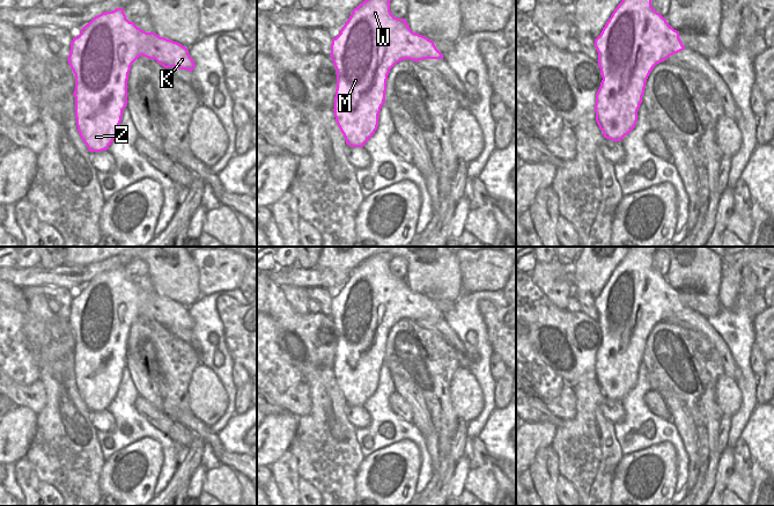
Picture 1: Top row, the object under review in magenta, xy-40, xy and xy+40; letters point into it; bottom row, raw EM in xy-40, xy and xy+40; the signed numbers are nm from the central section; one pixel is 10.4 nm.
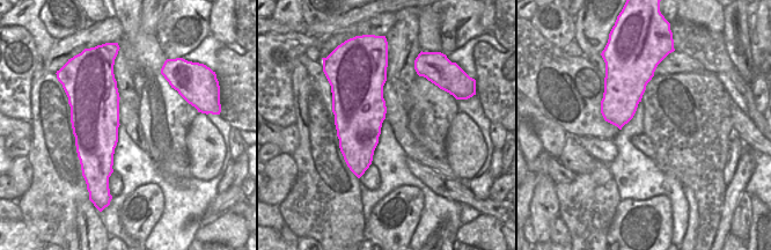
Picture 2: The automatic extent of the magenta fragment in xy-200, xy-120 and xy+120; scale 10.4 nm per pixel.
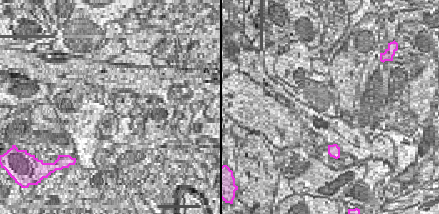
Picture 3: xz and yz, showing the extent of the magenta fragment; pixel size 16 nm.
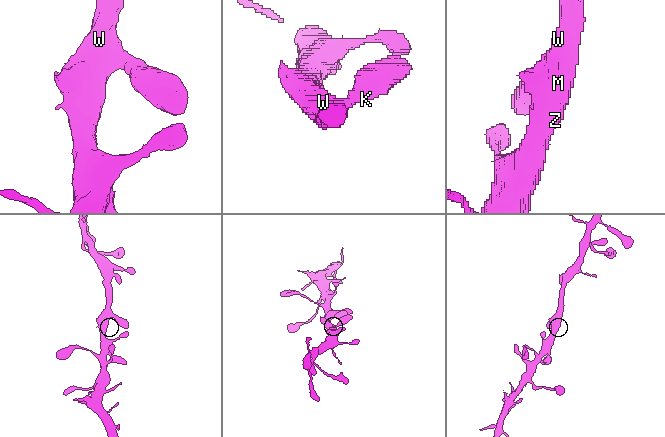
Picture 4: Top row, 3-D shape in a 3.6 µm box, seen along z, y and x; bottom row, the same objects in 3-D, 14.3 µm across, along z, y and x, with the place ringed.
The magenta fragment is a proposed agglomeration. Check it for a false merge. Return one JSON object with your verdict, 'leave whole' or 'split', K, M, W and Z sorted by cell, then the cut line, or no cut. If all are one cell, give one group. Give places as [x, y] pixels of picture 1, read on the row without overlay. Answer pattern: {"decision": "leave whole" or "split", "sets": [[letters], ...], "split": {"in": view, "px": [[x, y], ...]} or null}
{"decision": "leave whole", "sets": [["K", "M", "W", "Z"]], "split": null}

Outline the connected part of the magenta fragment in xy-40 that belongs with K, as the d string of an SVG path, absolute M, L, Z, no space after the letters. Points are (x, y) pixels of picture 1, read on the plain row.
M123 267L105 271L95 276L81 288L81 293L71 302L68 323L75 333L75 377L81 398L89 411L106 410L117 395L123 376L123 369L127 365L127 339L132 323L139 316L155 318L164 328L177 327L179 329L193 330L196 323L189 314L189 309L182 303L160 296L155 292L146 292L138 287L134 281L126 278Z

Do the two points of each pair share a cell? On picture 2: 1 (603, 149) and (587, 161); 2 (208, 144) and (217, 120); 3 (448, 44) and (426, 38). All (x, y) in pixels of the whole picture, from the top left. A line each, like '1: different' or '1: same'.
1: different
2: different
3: different

